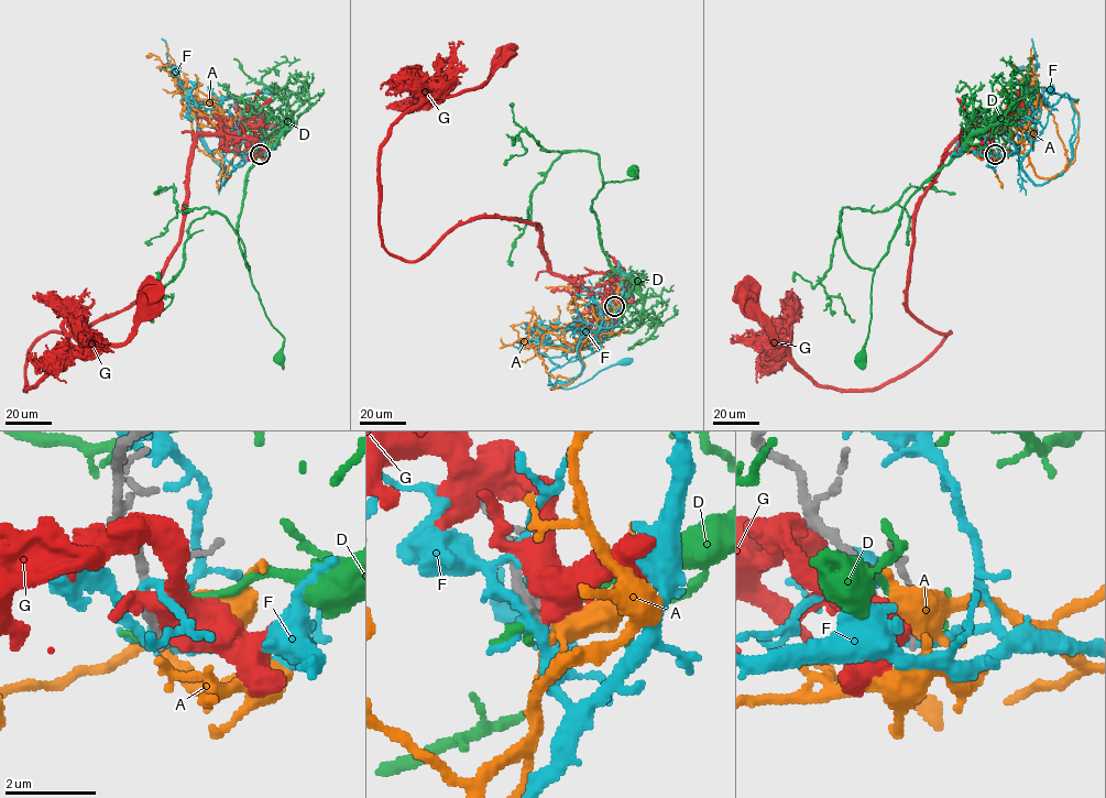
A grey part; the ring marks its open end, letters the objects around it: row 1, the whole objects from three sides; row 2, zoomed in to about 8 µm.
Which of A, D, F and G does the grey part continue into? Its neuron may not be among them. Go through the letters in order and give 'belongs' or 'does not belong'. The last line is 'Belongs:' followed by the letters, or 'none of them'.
A: belongs
D: does not belong
F: does not belong
G: does not belong
Belongs: A

